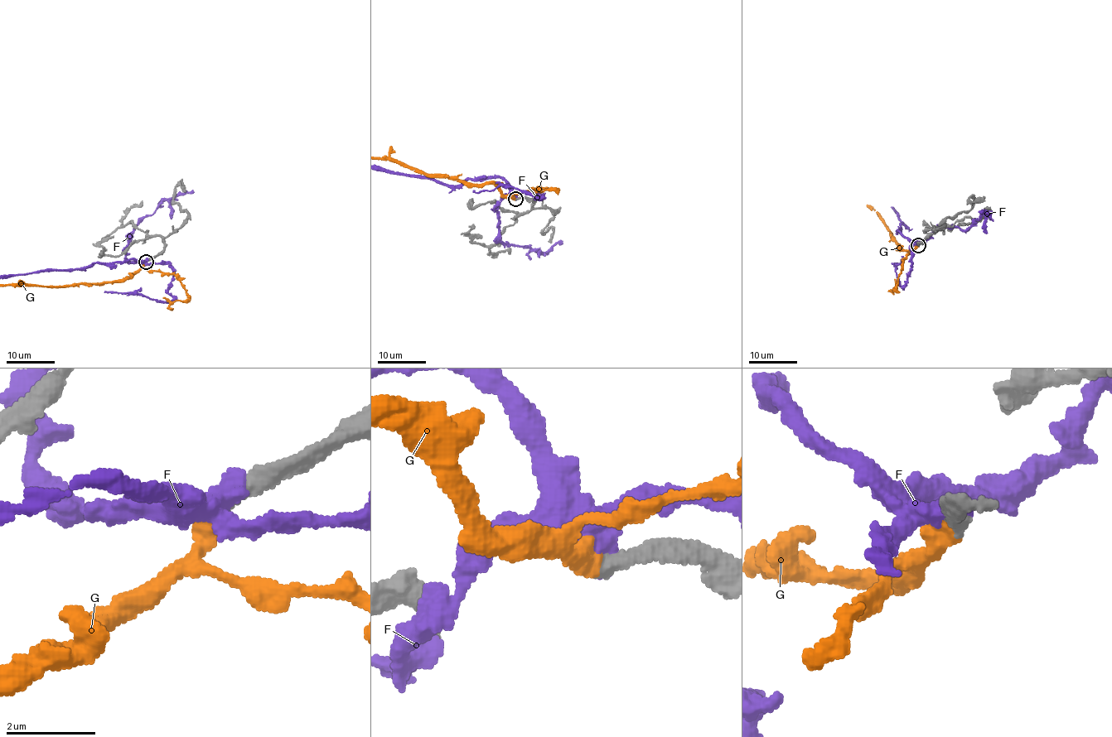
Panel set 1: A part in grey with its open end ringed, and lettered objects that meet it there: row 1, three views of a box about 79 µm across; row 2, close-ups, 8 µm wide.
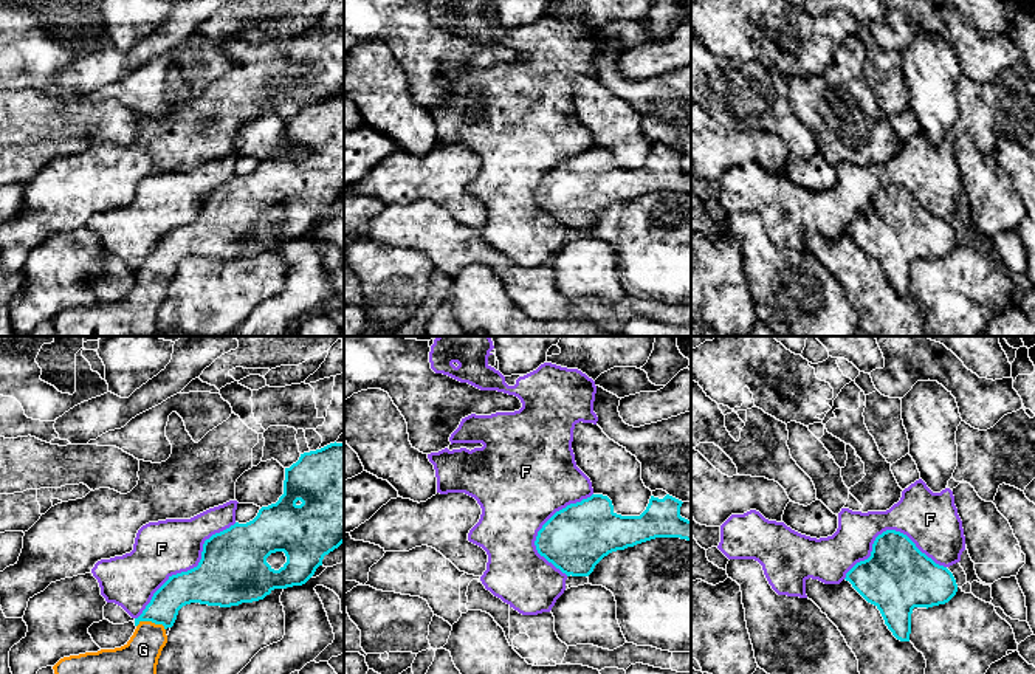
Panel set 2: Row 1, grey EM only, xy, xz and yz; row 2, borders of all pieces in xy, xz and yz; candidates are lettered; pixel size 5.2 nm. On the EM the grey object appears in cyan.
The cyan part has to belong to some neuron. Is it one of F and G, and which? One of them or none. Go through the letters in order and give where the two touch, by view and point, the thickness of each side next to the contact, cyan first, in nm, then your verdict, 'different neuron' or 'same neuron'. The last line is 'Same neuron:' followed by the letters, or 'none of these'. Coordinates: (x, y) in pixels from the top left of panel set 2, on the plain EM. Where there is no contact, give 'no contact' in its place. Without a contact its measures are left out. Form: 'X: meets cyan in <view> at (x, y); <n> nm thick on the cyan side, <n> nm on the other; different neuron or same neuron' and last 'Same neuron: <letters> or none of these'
F: meets cyan in xy at (191, 222); 360 nm thick on the cyan side, 300 nm on the other; different neuron
G: meets cyan in xy at (152, 275); 170 nm thick on the cyan side, 240 nm on the other; same neuron
Same neuron: G

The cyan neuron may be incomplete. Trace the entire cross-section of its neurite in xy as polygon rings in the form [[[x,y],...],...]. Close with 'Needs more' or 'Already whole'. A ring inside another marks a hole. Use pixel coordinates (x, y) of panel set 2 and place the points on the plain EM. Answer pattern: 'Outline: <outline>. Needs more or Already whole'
Outline: [[[335,95],[301,107],[296,116],[285,121],[284,147],[276,156],[262,160],[253,174],[236,175],[206,192],[198,218],[169,229],[135,271],[136,282],[124,299],[60,311],[53,319],[56,336],[153,336],[158,311],[167,296],[166,282],[174,279],[183,259],[200,256],[231,260],[263,253],[274,242],[302,239],[322,218],[324,209],[342,195],[344,96]],[[276,205],[287,209],[279,223],[266,215]]]. Needs more

